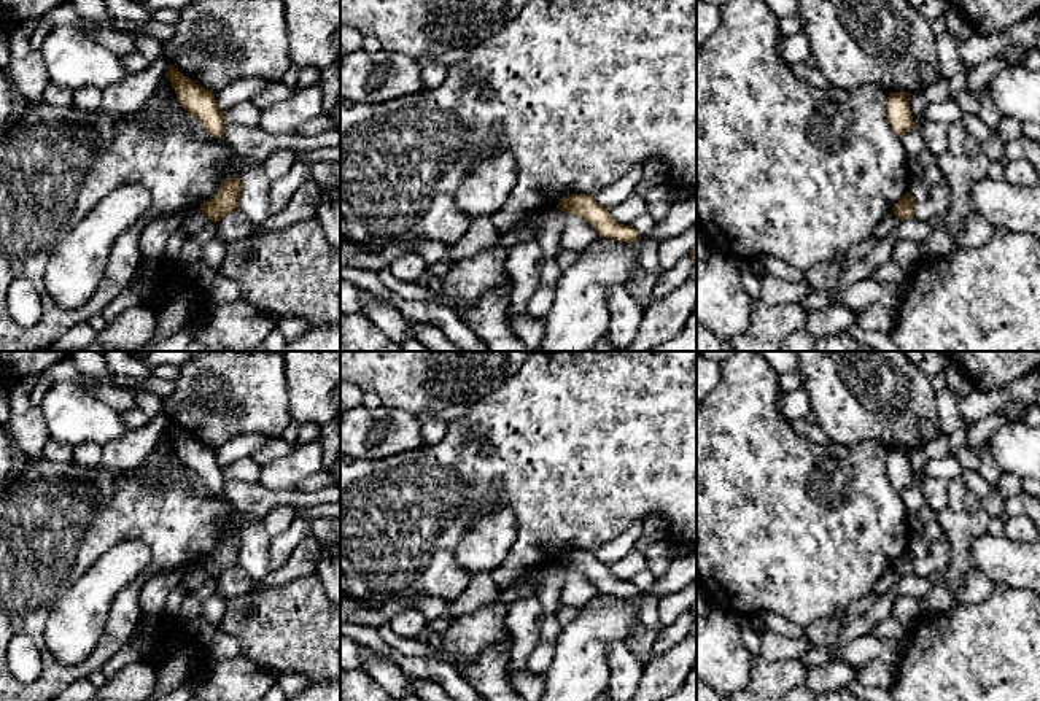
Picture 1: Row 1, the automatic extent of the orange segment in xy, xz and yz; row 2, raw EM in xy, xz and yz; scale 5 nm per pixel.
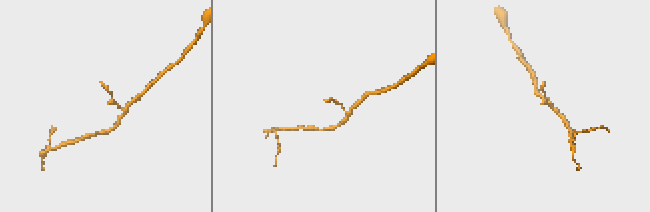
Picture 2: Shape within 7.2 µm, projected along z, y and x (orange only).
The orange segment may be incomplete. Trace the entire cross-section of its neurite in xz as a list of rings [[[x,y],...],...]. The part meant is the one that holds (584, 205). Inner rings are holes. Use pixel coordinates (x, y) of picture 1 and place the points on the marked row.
[[[571,194],[561,197],[557,208],[568,215],[582,216],[600,237],[614,238],[619,242],[636,242],[641,235],[633,226],[617,223],[607,208],[601,207],[593,196],[588,194]]]

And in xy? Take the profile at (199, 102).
[[[172,64],[165,73],[177,92],[178,103],[215,138],[224,135],[224,114],[218,110],[215,94],[180,73]]]

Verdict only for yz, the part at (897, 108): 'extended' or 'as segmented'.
as segmented

